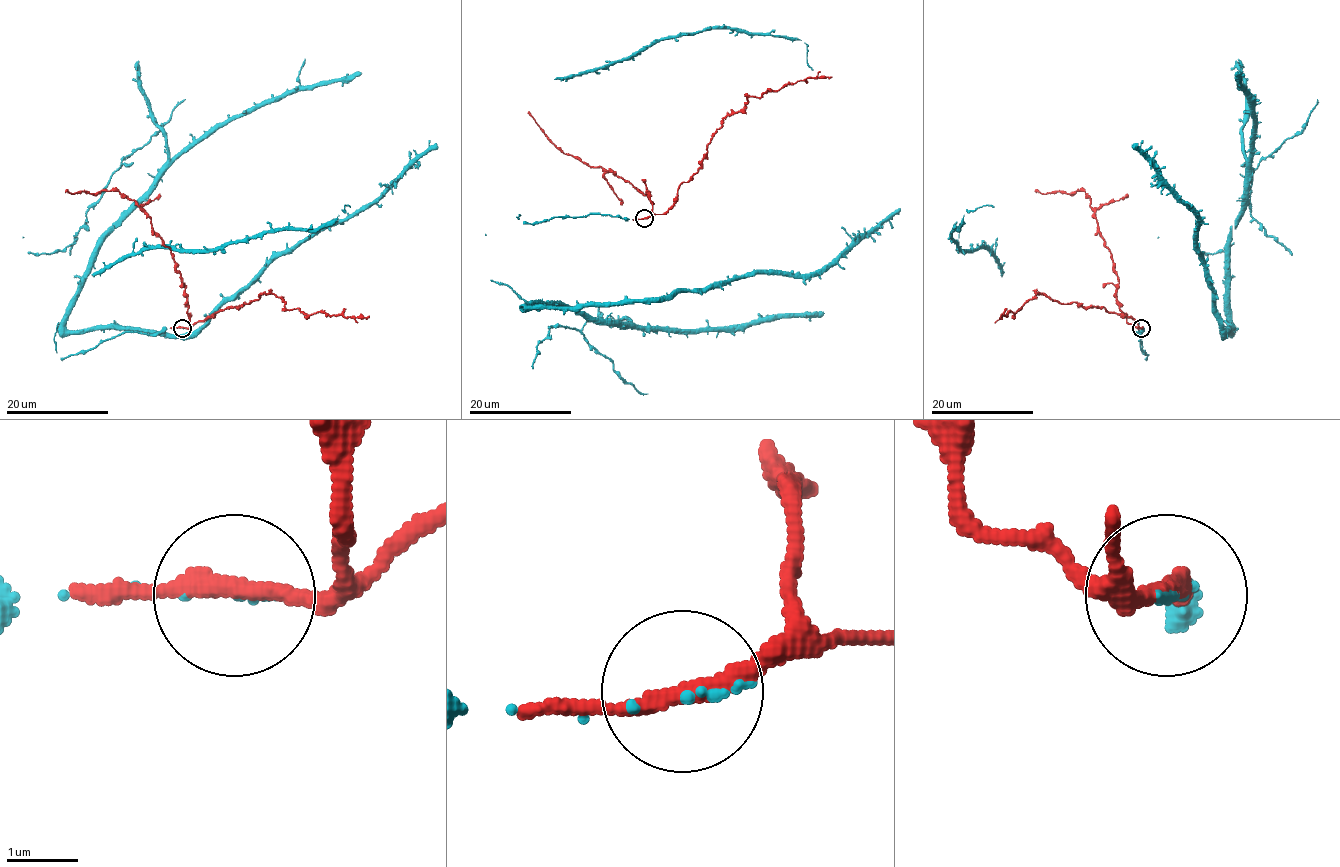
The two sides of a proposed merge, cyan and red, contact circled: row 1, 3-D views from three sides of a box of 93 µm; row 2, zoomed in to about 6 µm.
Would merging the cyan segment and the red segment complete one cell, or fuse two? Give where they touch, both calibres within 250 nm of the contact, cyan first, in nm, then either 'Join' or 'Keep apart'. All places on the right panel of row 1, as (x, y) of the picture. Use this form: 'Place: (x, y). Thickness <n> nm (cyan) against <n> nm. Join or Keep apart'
Place: (1141, 328). Thickness 100 nm (cyan) against 240 nm. Join

